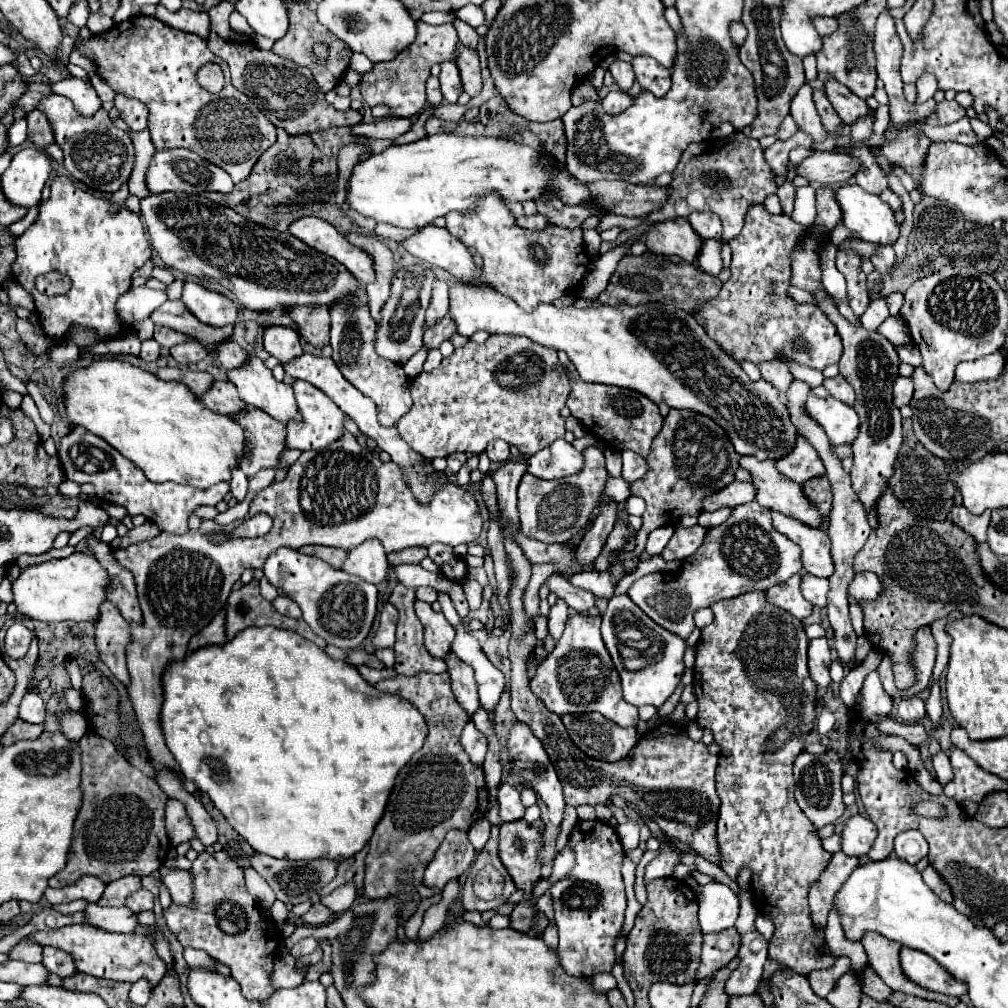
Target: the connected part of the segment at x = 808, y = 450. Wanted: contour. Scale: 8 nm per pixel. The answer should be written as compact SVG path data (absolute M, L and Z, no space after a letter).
M797 436L793 450L783 458L775 460L775 466L779 472L783 472L783 476L797 484L803 484L809 478L825 474L825 466L817 456L817 450L803 436Z

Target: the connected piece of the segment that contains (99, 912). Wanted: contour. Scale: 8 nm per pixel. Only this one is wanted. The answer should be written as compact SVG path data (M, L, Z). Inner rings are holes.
M89 904L85 914L89 924L105 932L133 932L133 928L139 924L135 912L129 912L127 906L101 908L99 904Z

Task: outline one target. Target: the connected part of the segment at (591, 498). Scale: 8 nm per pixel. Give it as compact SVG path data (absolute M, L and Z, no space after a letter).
M595 446L583 450L583 460L585 460L585 468L581 468L577 476L567 476L561 480L539 480L531 474L525 474L521 478L517 506L519 506L521 532L525 536L541 540L545 544L553 544L553 542L573 538L577 532L581 532L587 526L597 506L599 494L605 488L607 470L605 470L603 450Z

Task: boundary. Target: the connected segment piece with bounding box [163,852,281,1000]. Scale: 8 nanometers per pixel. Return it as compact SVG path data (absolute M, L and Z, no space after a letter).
M201 852L197 860L193 860L189 874L193 878L191 902L185 906L171 902L171 906L163 910L169 930L183 948L201 948L221 964L227 964L247 1000L265 1000L273 992L269 974L273 972L273 960L281 942L277 928L271 920L263 918L259 904L247 892L243 870L231 862L219 864L211 854Z

